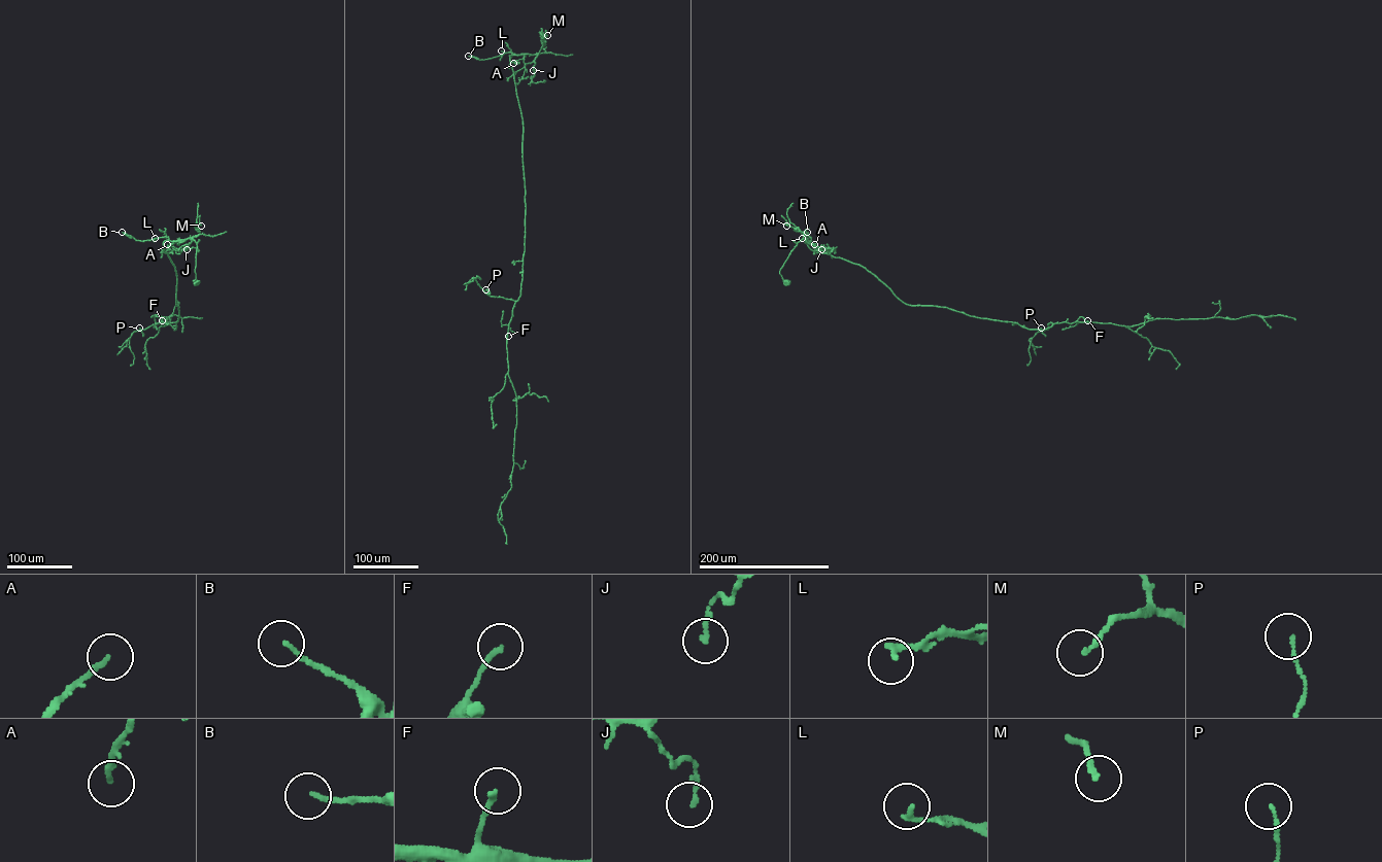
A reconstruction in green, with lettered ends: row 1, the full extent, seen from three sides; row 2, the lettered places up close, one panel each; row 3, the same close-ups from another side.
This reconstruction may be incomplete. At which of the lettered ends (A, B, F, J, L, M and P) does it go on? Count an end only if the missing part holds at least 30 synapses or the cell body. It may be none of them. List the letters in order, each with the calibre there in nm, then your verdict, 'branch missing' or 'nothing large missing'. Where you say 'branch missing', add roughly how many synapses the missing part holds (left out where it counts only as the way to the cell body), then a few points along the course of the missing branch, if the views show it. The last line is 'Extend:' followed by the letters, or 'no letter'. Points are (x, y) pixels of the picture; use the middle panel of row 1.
A: 190 nm | nothing large missing
B: 130 nm | nothing large missing
F: 170 nm | nothing large missing
J: 140 nm | nothing large missing
L: 170 nm | nothing large missing
M: 180 nm | branch missing | 30 syn
P: 130 nm | nothing large missing
Extend: M

